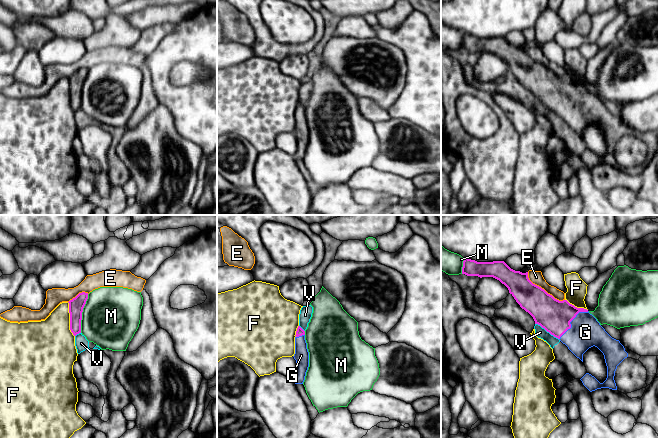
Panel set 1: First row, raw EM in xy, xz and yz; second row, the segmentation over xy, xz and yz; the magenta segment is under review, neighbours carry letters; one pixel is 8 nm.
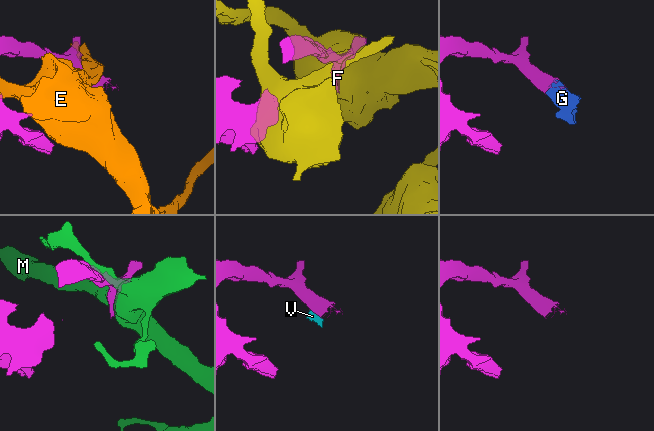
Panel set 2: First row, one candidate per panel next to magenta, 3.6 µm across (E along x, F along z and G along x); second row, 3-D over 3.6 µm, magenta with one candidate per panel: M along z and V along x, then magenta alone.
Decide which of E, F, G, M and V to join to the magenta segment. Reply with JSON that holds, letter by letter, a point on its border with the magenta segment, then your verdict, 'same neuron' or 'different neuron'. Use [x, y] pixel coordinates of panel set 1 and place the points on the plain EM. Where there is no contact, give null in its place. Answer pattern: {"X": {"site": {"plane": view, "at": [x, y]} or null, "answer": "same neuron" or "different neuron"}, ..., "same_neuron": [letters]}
{"E": {"site": {"plane": "yz", "at": [543, 65]}, "answer": "different neuron"}, "F": {"site": {"plane": "xy", "at": [70, 95]}, "answer": "different neuron"}, "G": {"site": {"plane": "yz", "at": [571, 96]}, "answer": "same neuron"}, "M": {"site": {"plane": "xy", "at": [81, 89]}, "answer": "different neuron"}, "V": {"site": {"plane": "yz", "at": [547, 107]}, "answer": "different neuron"}, "same_neuron": ["G"]}

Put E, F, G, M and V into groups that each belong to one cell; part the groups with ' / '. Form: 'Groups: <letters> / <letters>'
Groups: E / F / G / M / V

